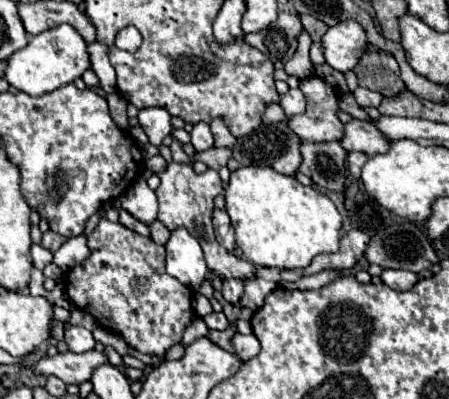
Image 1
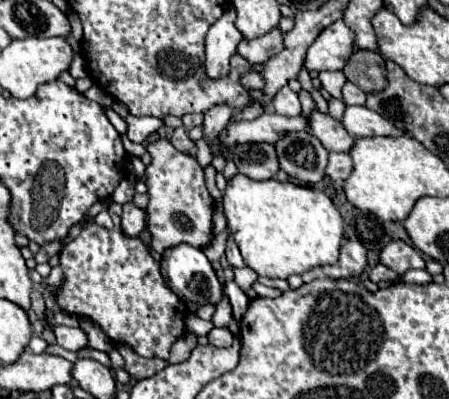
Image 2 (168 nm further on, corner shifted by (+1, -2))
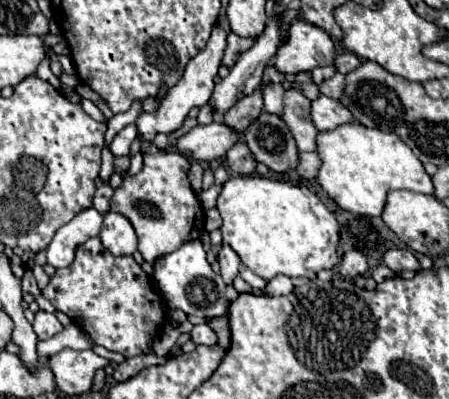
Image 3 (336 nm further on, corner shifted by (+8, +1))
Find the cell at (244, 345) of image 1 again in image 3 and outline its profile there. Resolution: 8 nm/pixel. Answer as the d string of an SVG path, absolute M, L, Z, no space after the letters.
M196 325L192 331L190 331L190 339L196 343L196 345L216 345L216 333L206 325Z

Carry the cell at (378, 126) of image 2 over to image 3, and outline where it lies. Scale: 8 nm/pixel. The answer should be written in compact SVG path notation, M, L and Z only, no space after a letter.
M318 95L318 99L310 101L310 117L318 131L336 129L342 123L354 123L352 113L340 101L332 101L324 95Z

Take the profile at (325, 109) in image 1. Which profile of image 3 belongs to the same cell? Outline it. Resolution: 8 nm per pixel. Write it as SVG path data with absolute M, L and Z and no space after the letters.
M224 123L196 125L176 141L176 151L194 161L212 161L224 157L236 141L240 135Z

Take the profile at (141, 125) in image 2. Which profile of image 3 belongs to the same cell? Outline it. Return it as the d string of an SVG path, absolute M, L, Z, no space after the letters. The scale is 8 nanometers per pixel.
M126 125L126 127L114 137L114 141L110 143L112 155L116 155L116 157L126 157L128 151L130 151L130 143L134 141L134 137L136 137L136 127L134 127L134 125Z

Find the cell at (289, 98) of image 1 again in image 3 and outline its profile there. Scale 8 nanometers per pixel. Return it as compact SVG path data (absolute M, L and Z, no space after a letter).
M278 83L272 85L260 85L262 99L264 99L264 111L280 115L282 113L282 99L284 99L284 87Z

